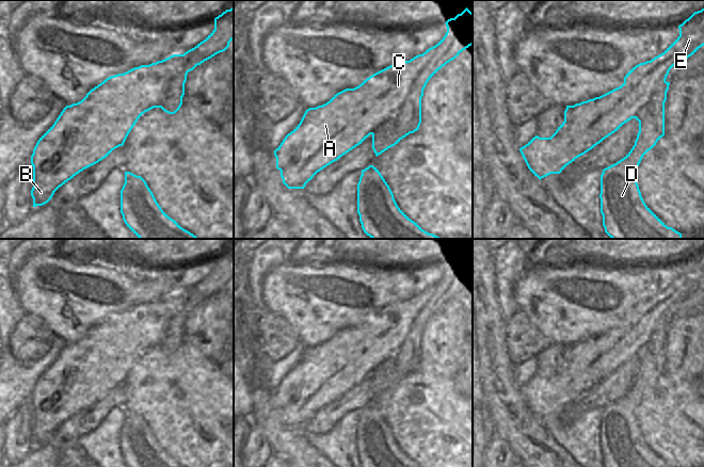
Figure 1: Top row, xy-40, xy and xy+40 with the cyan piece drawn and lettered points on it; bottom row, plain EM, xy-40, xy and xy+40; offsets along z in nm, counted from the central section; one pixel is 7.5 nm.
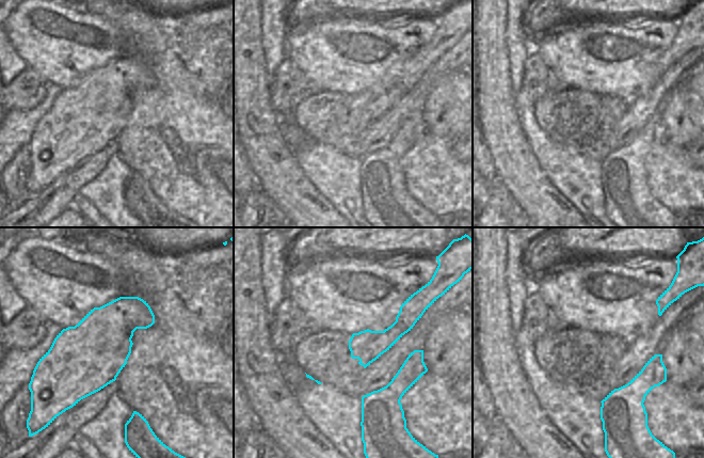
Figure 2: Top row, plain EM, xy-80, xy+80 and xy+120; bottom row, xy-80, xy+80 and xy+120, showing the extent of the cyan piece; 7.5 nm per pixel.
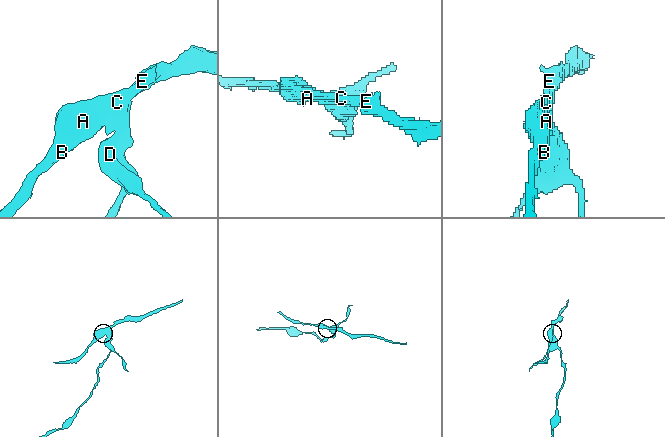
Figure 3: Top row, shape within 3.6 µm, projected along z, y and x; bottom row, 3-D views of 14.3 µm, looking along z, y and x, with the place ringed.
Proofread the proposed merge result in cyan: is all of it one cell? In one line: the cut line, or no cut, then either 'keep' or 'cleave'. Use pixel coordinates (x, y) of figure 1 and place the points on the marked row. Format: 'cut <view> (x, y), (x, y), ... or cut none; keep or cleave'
cut xy (444, 65), (428, 66), (415, 81), (402, 107), (371, 133); cleave

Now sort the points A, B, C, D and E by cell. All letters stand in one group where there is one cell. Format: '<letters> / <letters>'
A B C E / D

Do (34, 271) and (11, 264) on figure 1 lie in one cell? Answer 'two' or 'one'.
two

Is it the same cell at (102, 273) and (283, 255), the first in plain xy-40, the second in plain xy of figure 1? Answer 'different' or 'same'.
different

